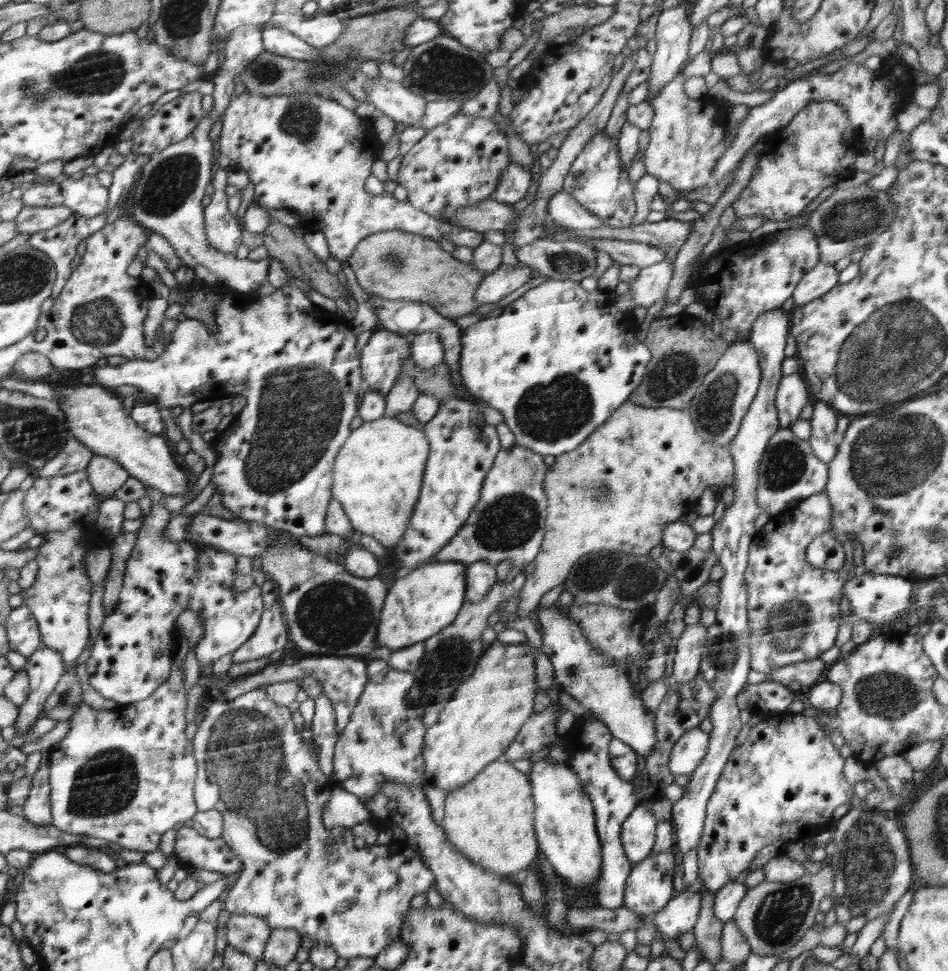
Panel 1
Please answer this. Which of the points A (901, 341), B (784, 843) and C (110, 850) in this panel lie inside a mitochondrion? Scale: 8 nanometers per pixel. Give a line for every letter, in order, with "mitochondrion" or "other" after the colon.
A: mitochondrion
B: other
C: other

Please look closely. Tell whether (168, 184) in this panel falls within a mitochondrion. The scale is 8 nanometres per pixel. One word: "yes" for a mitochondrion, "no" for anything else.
yes

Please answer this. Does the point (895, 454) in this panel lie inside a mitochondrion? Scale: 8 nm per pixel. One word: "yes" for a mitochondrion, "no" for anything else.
yes

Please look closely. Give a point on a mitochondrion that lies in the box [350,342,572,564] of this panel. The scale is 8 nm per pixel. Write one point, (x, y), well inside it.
(508, 521)

